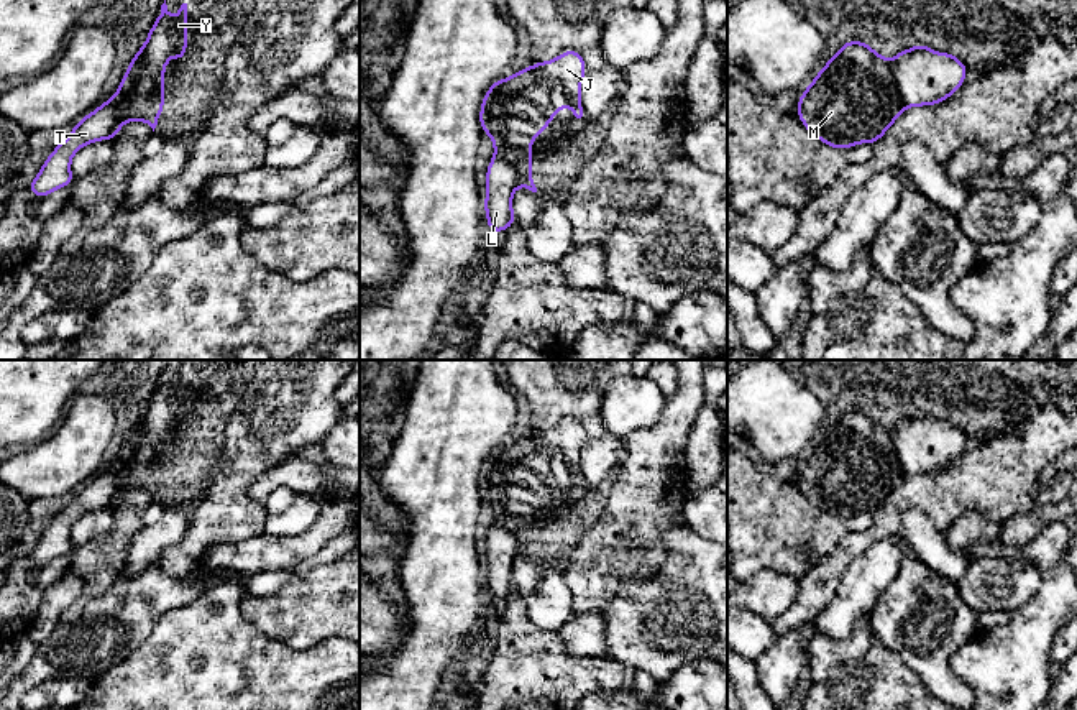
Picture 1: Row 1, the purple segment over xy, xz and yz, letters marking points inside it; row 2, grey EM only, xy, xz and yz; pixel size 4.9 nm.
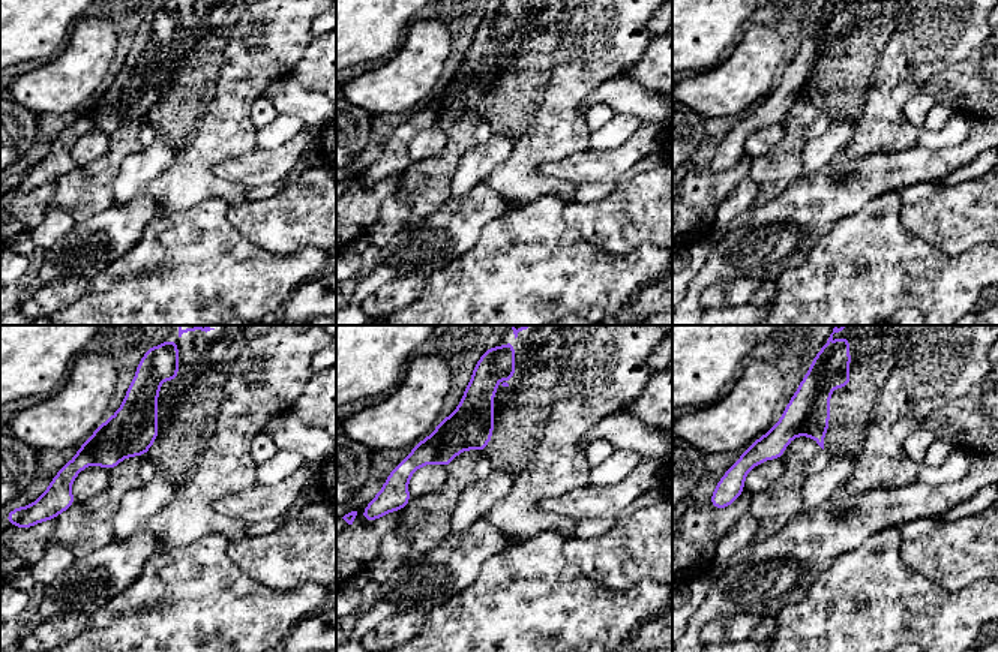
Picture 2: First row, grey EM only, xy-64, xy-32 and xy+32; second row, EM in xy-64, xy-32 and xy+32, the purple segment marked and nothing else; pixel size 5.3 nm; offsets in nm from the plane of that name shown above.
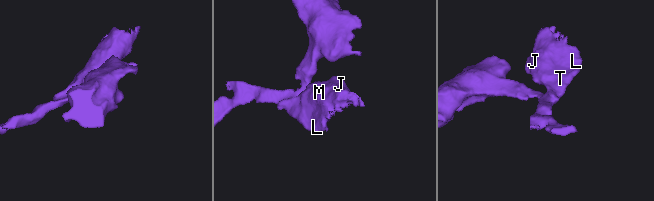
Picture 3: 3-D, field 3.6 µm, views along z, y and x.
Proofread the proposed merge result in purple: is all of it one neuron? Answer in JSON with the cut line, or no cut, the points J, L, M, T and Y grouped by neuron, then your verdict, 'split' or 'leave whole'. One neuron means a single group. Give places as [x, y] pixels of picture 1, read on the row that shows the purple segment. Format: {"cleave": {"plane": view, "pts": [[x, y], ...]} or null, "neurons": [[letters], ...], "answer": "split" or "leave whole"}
{"cleave": {"plane": "xy", "pts": [[142, 48], [142, 63], [137, 74], [123, 91], [115, 94]]}, "neurons": [["J", "M", "Y"], ["L", "T"]], "answer": "split"}

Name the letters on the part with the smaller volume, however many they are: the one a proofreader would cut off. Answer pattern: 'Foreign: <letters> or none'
Foreign: J, M, Y

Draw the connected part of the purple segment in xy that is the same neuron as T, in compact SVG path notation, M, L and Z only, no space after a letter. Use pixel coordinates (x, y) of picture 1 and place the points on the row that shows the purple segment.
M112 99L80 118L72 127L71 135L53 150L38 176L30 182L28 189L33 197L46 197L61 187L74 184L71 173L72 156L85 145L110 138L115 127L117 113Z

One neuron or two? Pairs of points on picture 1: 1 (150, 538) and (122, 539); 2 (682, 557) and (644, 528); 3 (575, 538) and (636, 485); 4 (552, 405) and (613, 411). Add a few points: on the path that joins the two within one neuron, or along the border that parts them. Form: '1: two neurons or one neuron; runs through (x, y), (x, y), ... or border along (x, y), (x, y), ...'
1: two neurons; border along (145, 525), (133, 536), (125, 567), (119, 576)
2: two neurons; border along (683, 525), (662, 536), (665, 559), (646, 577)
3: one neuron; runs through (590, 531), (621, 500)
4: two neurons; border along (611, 377), (600, 418), (623, 437)

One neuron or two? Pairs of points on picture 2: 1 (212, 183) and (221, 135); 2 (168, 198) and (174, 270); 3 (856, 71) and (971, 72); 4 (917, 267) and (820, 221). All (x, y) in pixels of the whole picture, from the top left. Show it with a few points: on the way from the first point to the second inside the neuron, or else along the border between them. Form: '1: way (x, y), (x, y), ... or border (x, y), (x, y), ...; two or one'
1: way (206, 171), (206, 150), (209, 147); one
2: border (203, 198), (186, 209), (164, 213), (158, 218); two
3: border (970, 54), (940, 71), (919, 90); two
4: border (862, 207), (842, 218), (808, 252); two

